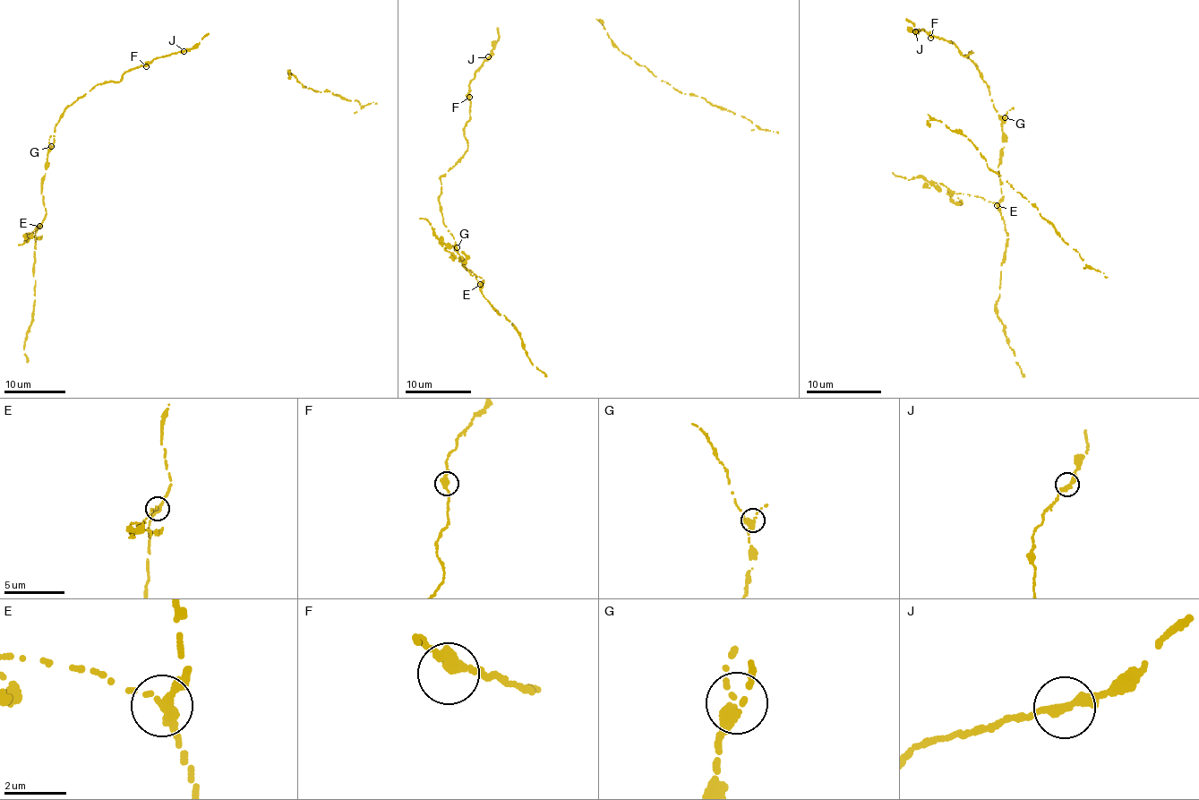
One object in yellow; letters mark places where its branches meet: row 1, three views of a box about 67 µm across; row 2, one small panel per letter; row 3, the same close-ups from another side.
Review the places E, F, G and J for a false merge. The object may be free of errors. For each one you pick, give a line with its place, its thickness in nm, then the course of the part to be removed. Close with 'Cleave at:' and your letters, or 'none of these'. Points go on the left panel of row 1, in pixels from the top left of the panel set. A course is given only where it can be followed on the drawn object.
E: Place: (39, 226). Thickness 320 nm. Course of the part to remove: (38, 226), (30, 235), (24, 236), (24, 243), (19, 244)
Cleave at: E

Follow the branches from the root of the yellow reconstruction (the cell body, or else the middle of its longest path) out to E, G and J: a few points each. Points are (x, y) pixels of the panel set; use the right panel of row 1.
E: (953, 43), (963, 56), (972, 52), (964, 55), (989, 85), (1002, 122), (997, 167), (1001, 200), (996, 204)
G: (953, 43), (963, 56), (972, 52), (964, 55), (989, 85), (993, 108), (1005, 117)
J: (953, 43), (922, 29), (915, 31)

